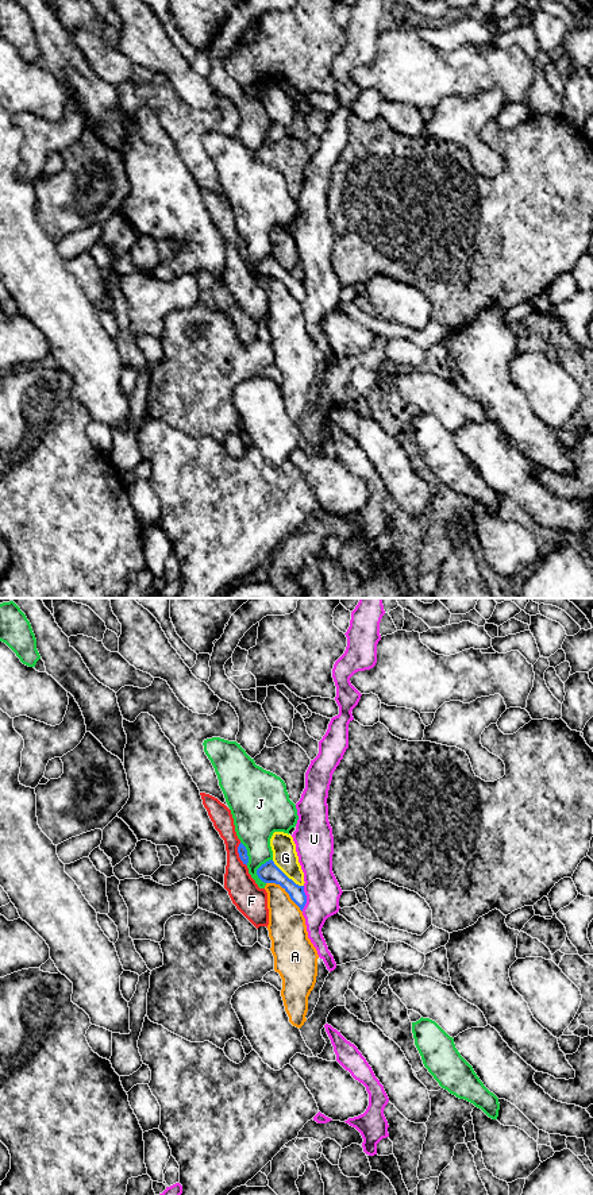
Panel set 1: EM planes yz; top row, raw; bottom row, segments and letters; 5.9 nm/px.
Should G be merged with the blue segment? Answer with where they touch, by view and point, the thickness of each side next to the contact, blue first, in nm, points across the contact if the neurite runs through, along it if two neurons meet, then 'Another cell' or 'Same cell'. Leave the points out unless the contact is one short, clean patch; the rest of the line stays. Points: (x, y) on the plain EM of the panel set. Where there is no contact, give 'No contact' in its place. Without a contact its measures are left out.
Touches blue at yz (287, 272). Thickness 120 nm (blue) against 150 nm. Boundary: yz (272, 255), (289, 273), (303, 281). Another cell

